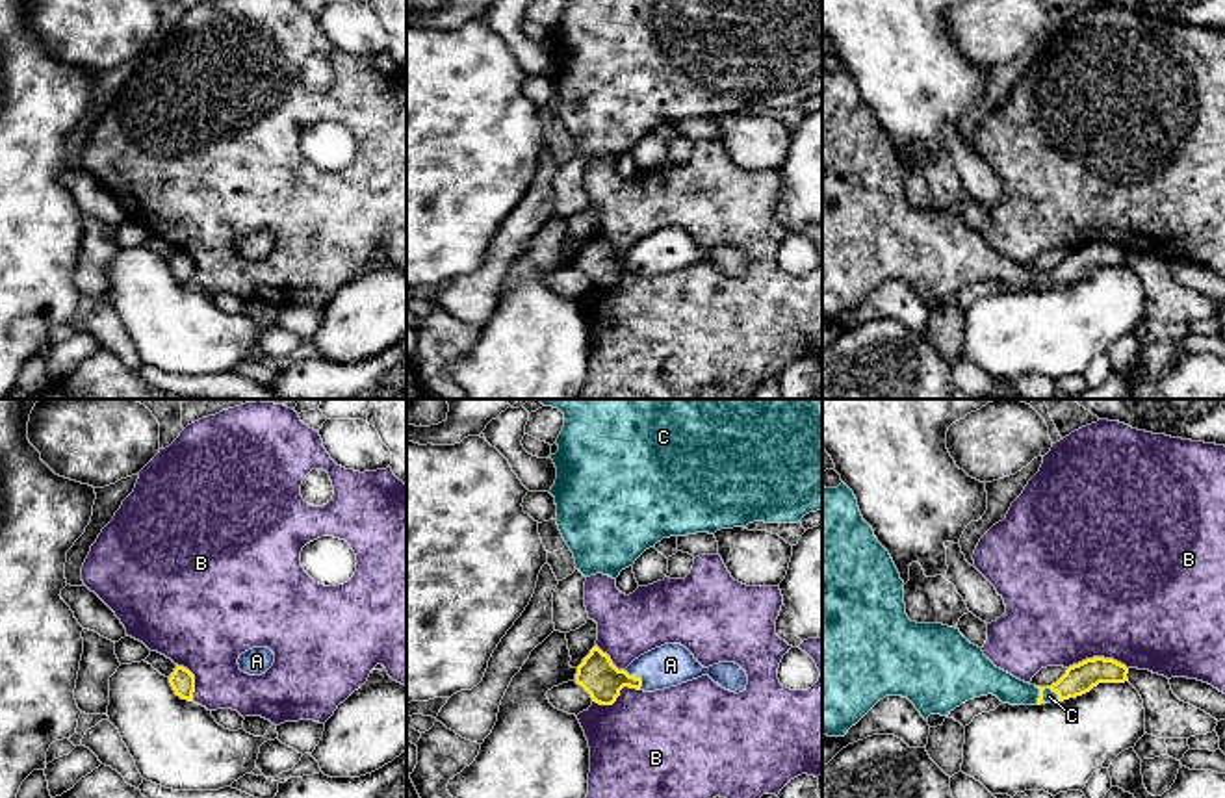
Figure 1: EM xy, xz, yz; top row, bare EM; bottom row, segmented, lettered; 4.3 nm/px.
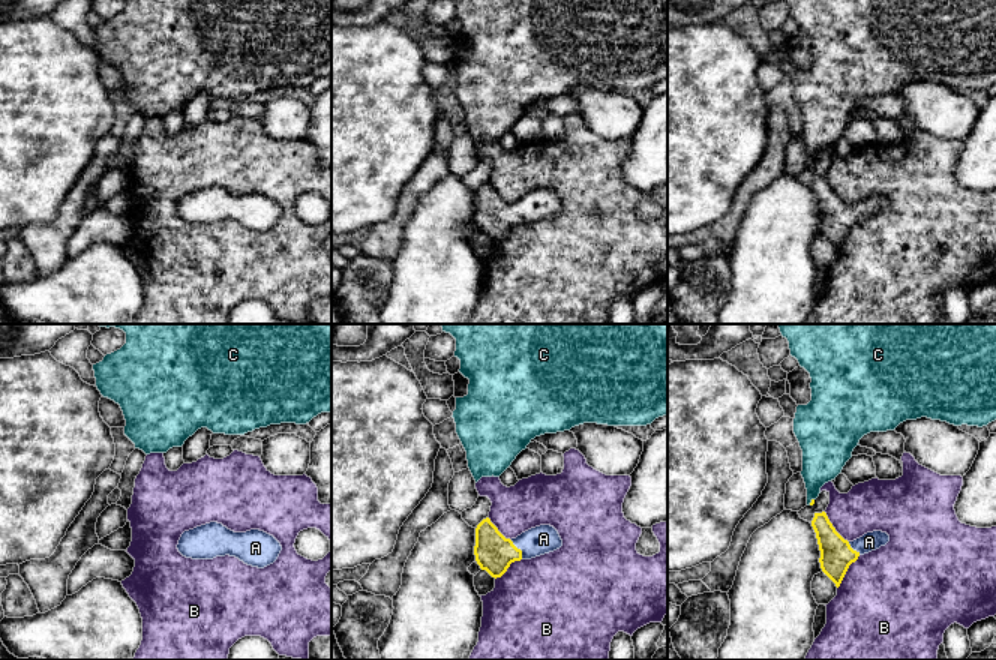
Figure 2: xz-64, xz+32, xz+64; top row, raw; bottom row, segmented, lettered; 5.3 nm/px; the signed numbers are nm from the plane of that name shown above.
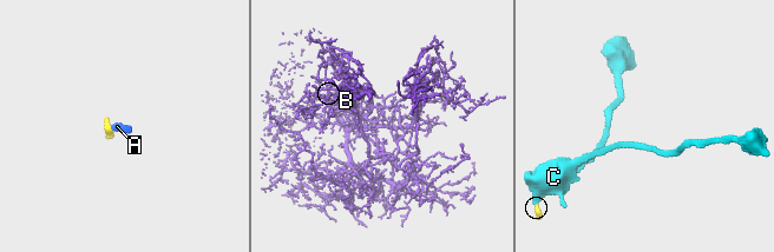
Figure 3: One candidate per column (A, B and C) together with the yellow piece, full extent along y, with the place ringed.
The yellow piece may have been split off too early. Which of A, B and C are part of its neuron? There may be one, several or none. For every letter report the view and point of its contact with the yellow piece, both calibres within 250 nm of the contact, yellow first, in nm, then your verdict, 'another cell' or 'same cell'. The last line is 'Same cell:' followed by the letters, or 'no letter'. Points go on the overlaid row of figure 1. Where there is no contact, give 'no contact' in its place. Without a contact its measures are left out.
A: xz (637, 678) | 170/190 nm | same cell
B: yz (1097, 657) | 130/500 nm | another cell
C: yz (1049, 687) | 130/50 nm | same cell
Same cell: A, C

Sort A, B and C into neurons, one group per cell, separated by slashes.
A C / B

